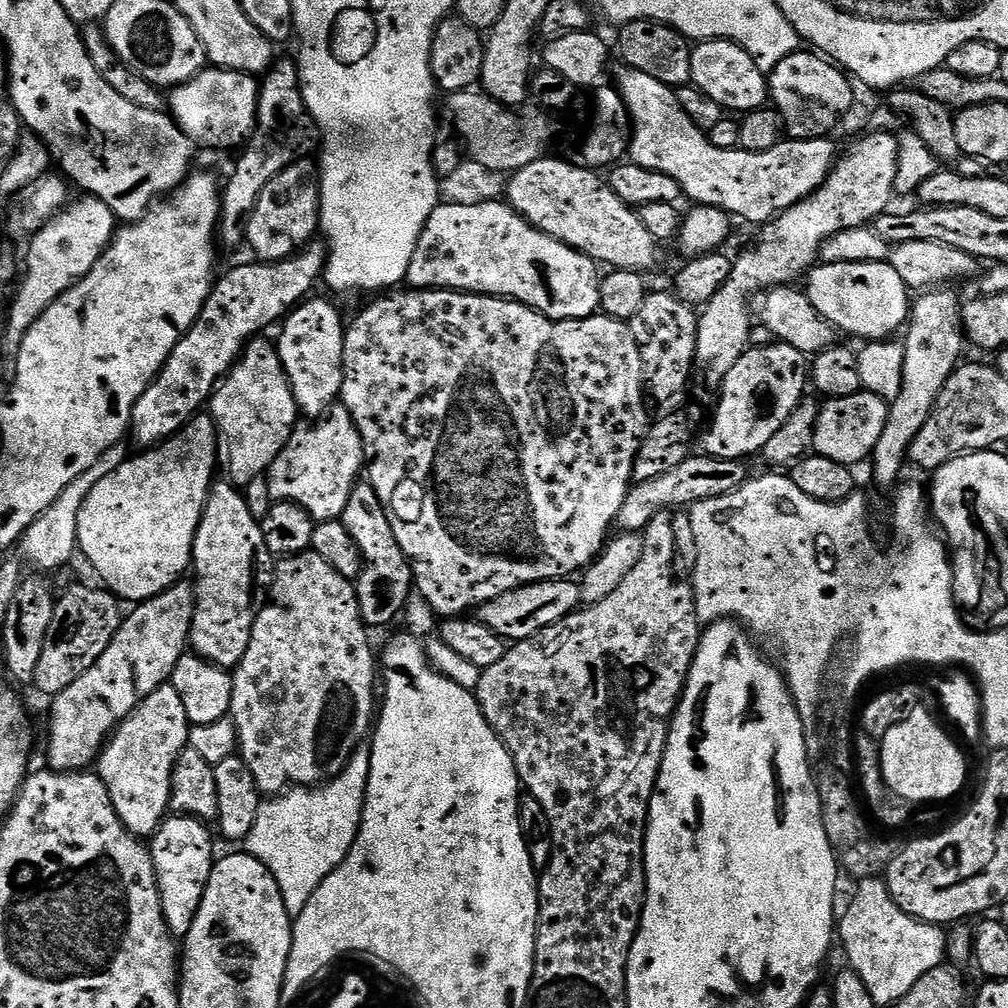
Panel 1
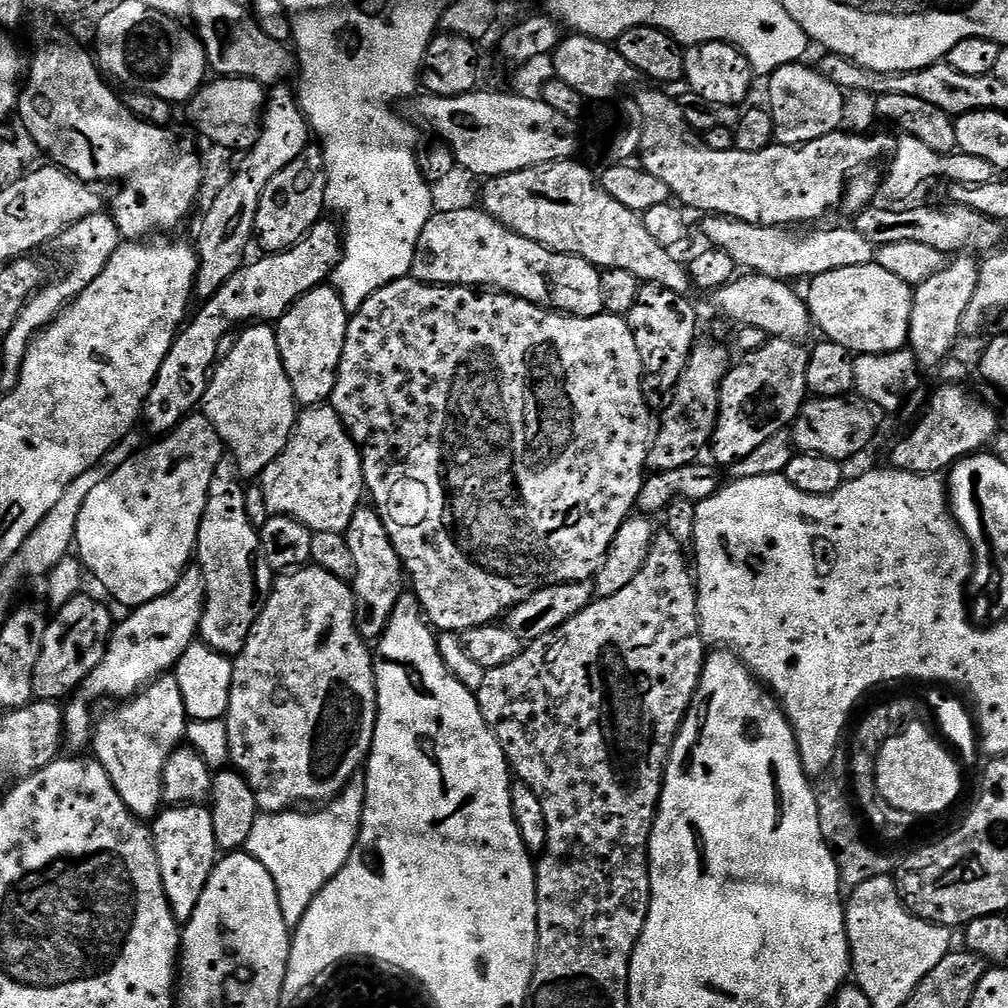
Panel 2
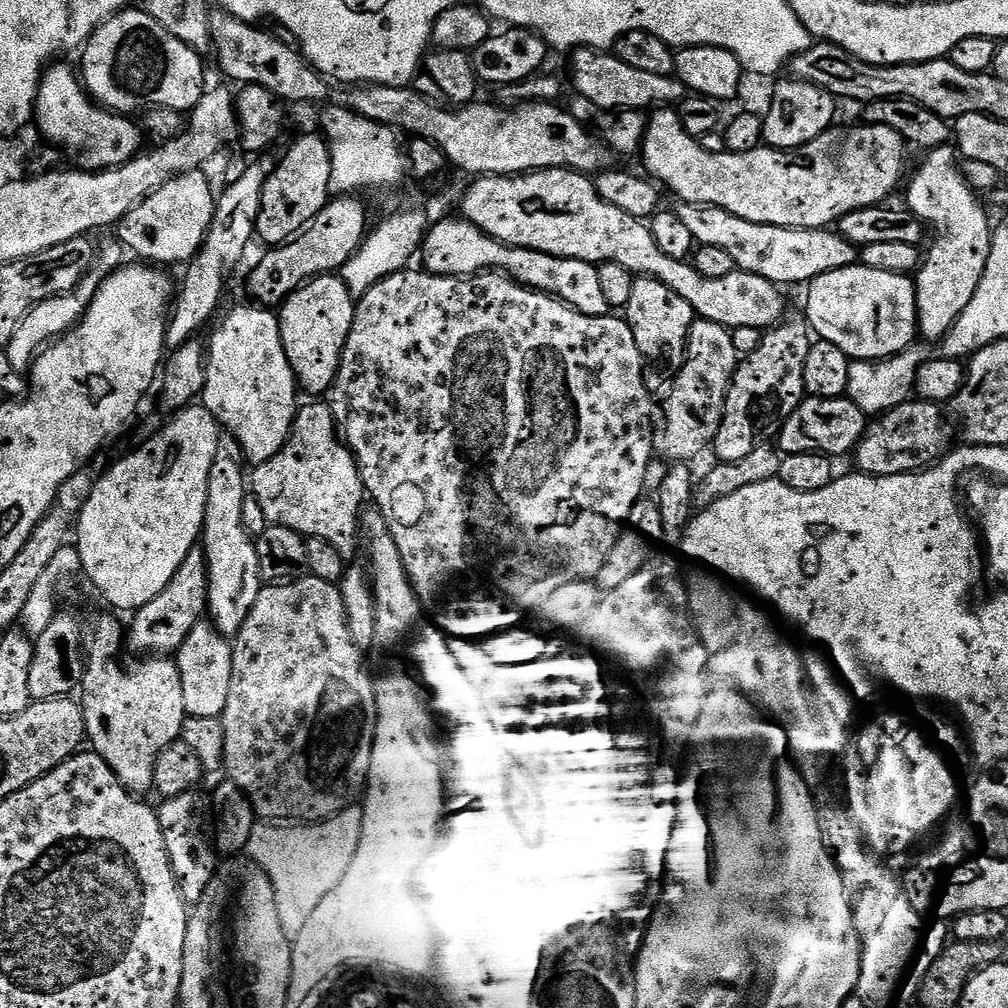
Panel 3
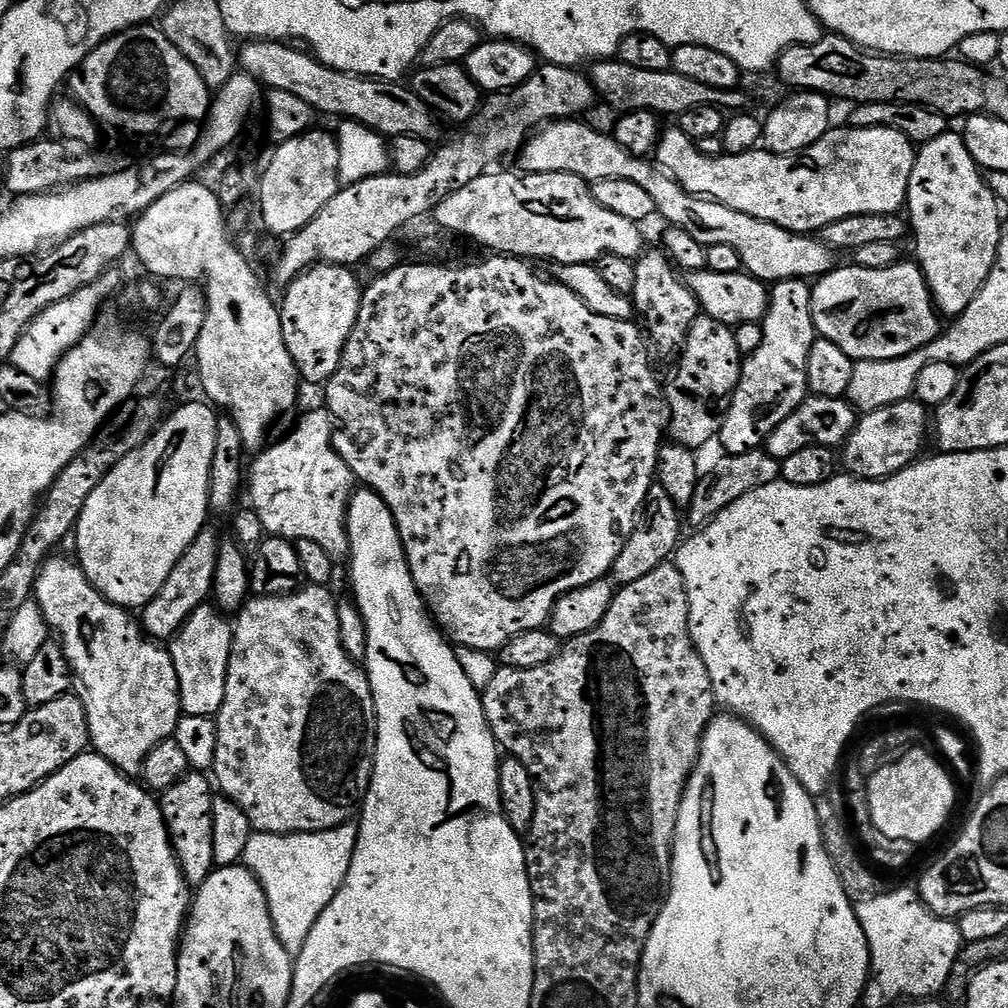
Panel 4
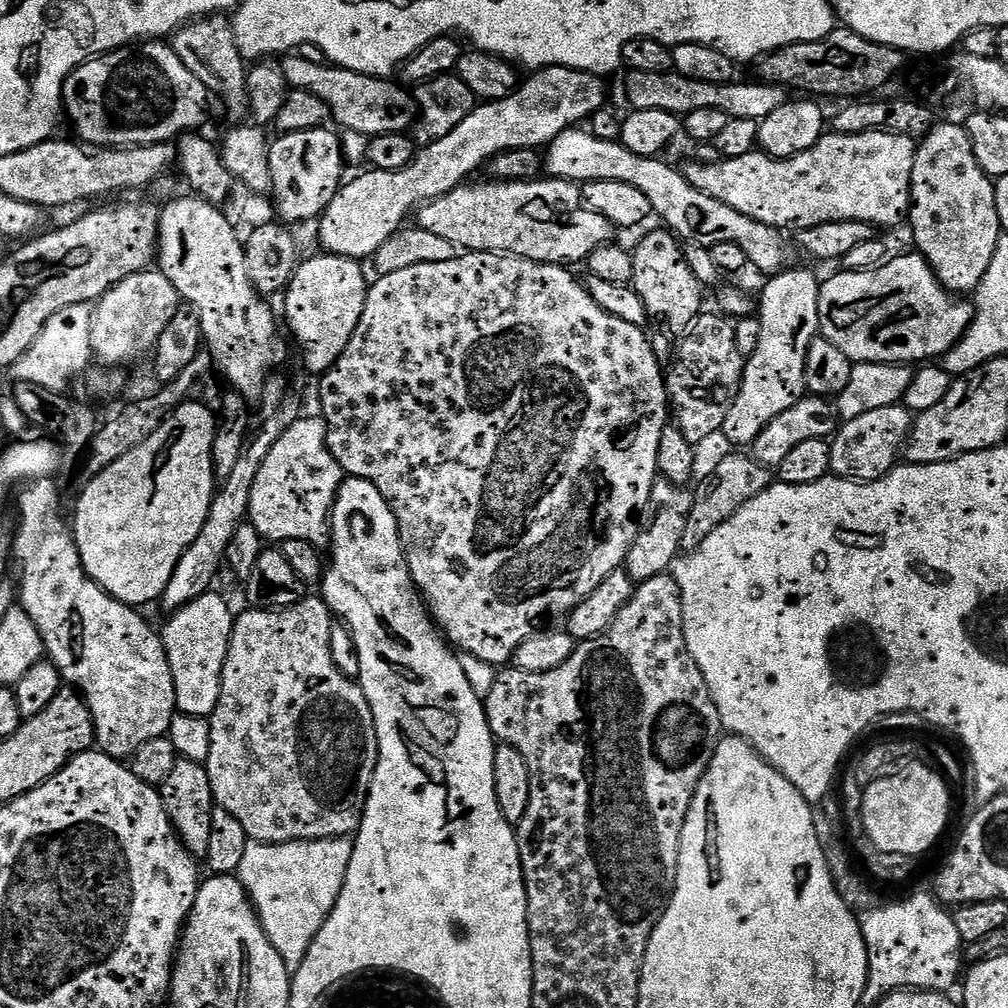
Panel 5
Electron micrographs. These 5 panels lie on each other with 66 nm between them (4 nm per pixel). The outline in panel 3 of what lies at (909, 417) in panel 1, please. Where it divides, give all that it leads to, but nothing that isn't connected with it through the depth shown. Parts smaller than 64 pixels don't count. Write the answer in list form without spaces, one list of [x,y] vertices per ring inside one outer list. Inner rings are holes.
[[[955,147],[934,148],[925,156],[928,157],[908,188],[906,207],[929,229],[940,231],[914,276],[919,335],[925,341],[939,342],[958,322],[962,310],[970,306],[970,298],[974,298],[974,290],[982,282],[992,249],[994,224],[988,221],[988,212],[976,197],[977,189],[968,184],[961,165],[956,165]]]

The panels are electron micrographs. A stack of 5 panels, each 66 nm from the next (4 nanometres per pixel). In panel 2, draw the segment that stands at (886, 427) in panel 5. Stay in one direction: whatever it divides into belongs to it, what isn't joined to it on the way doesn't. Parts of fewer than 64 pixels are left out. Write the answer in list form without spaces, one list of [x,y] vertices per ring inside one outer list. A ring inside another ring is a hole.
[[[945,383],[932,396],[928,409],[924,412],[920,424],[912,428],[892,448],[891,467],[897,472],[913,472],[919,476],[940,474],[951,469],[952,465],[964,457],[979,453],[996,436],[996,412],[984,400],[979,400],[963,383]]]

